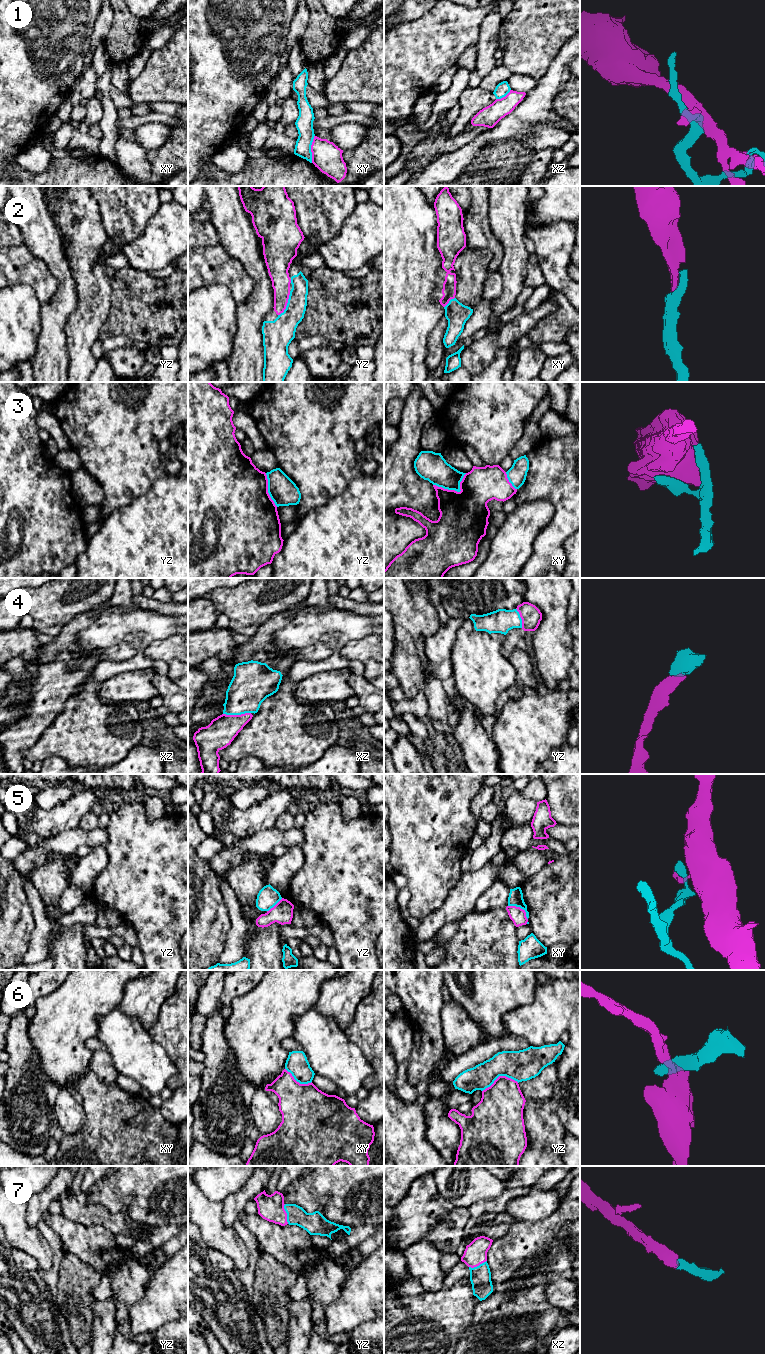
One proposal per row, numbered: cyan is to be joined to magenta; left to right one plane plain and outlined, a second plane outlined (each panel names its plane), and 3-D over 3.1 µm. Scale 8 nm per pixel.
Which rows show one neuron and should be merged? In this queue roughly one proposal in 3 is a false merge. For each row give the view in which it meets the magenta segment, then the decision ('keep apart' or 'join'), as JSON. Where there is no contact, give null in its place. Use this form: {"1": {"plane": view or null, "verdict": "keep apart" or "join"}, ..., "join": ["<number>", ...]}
{"1": {"plane": "xy", "verdict": "keep apart"}, "2": {"plane": "yz", "verdict": "join"}, "3": {"plane": "xy", "verdict": "keep apart"}, "4": {"plane": "xz", "verdict": "join"}, "5": {"plane": "xy", "verdict": "keep apart"}, "6": {"plane": "yz", "verdict": "keep apart"}, "7": {"plane": "yz", "verdict": "join"}, "join": ["2", "4", "7"]}

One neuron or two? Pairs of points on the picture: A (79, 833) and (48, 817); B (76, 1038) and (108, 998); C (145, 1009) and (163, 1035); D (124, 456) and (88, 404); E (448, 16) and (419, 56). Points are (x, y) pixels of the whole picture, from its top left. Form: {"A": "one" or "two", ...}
{"A": "two", "B": "one", "C": "two", "D": "one", "E": "one"}

